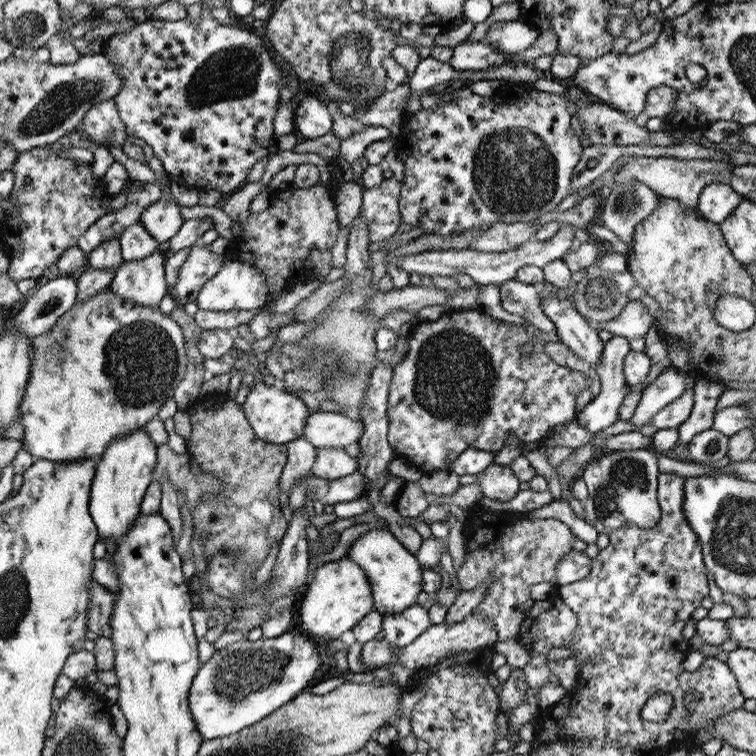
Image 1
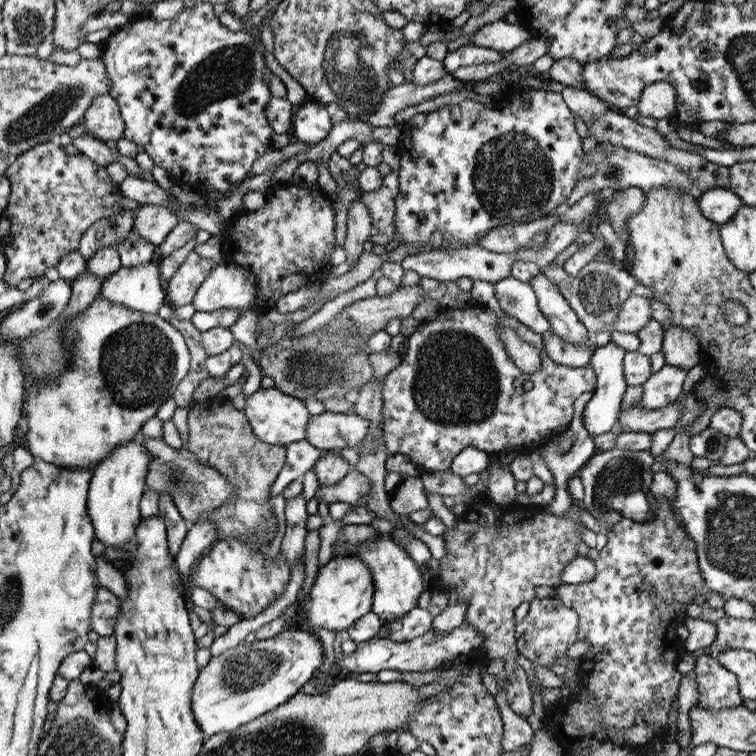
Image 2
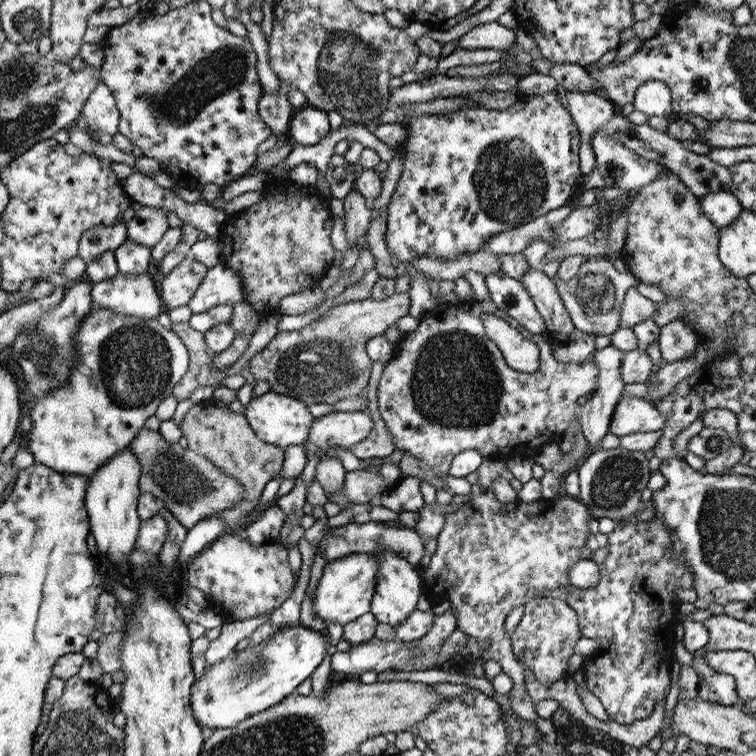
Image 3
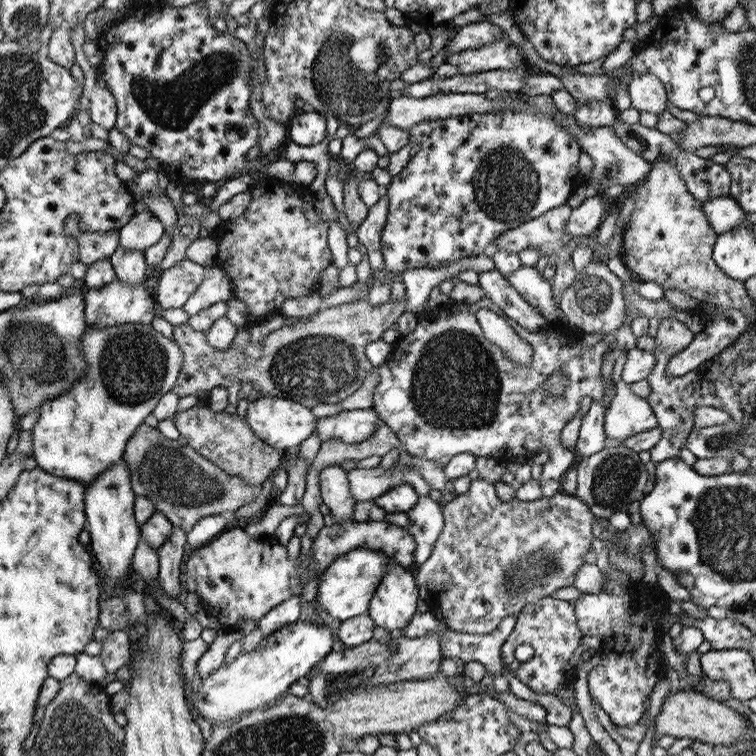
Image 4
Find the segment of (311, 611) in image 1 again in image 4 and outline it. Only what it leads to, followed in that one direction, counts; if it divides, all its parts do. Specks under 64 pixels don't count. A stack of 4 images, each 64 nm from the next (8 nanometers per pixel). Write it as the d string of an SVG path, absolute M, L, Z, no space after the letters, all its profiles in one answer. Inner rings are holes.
M359 548L359 550L347 552L345 556L339 556L333 564L325 568L325 572L319 578L315 600L321 604L321 610L337 618L339 622L345 622L345 620L351 620L353 616L361 616L369 612L371 596L375 594L379 582L383 580L389 568L389 562L391 558L387 554L377 550L367 550L367 548Z

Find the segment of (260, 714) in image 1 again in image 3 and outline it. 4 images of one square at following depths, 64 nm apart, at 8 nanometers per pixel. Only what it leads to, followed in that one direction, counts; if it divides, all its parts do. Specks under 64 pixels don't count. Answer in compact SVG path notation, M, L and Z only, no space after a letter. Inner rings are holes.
M285 626L285 628L279 628L275 634L271 634L269 638L265 638L259 646L247 646L241 652L233 650L219 664L211 664L211 668L203 672L203 676L191 686L189 704L191 704L195 722L205 730L205 734L211 734L215 728L233 728L245 718L279 704L285 696L295 694L297 686L303 684L315 672L315 668L323 662L327 650L331 650L329 638L305 626L295 626L295 628Z

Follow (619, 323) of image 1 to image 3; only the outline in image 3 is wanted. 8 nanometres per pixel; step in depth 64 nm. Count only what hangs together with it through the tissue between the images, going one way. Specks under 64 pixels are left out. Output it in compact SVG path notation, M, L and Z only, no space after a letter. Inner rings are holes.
M631 286L625 292L625 300L621 304L621 314L619 314L619 328L633 328L639 322L645 320L653 320L653 316L657 314L657 304L649 302L647 298L639 296L637 288Z

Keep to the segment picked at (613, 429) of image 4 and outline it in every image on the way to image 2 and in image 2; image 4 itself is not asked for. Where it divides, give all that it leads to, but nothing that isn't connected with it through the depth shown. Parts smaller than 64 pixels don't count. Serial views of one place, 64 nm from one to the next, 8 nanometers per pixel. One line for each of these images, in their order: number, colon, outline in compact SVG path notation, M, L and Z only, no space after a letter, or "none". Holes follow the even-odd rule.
2: M641 402L633 404L625 412L619 414L619 424L621 424L621 434L623 432L647 432L653 434L657 430L671 430L675 422L681 416L681 406L679 404L667 404L659 410L647 410Z
3: M623 394L611 414L609 432L617 438L637 432L657 432L665 424L665 416L659 414L645 398L631 398Z

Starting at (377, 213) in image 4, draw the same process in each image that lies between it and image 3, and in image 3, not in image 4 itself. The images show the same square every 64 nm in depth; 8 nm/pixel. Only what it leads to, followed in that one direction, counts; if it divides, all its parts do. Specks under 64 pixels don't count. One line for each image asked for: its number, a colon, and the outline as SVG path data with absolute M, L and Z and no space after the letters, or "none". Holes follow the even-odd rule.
3: M371 218L363 234L367 242L365 248L373 256L373 266L379 272L379 276L395 280L401 272L395 268L395 264L391 264L391 256L387 254L387 246L385 246L385 232L387 232L387 220Z

